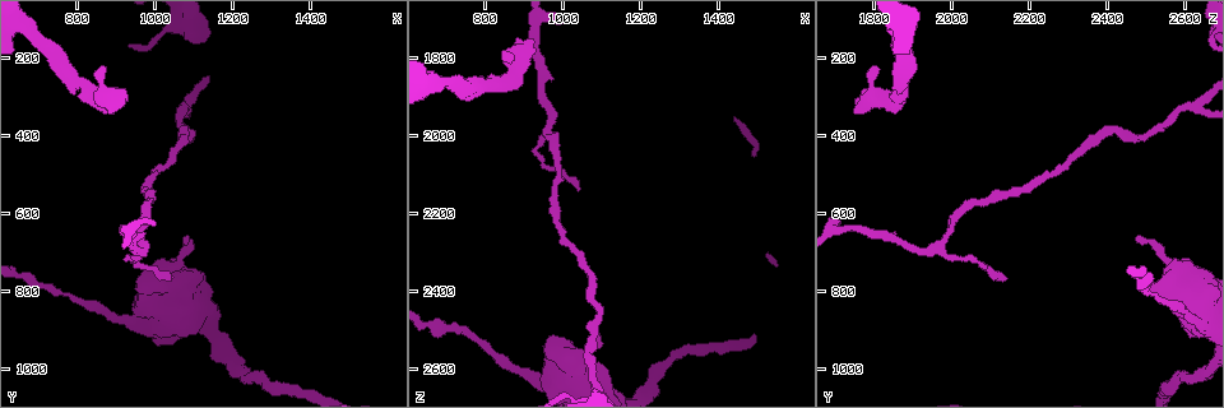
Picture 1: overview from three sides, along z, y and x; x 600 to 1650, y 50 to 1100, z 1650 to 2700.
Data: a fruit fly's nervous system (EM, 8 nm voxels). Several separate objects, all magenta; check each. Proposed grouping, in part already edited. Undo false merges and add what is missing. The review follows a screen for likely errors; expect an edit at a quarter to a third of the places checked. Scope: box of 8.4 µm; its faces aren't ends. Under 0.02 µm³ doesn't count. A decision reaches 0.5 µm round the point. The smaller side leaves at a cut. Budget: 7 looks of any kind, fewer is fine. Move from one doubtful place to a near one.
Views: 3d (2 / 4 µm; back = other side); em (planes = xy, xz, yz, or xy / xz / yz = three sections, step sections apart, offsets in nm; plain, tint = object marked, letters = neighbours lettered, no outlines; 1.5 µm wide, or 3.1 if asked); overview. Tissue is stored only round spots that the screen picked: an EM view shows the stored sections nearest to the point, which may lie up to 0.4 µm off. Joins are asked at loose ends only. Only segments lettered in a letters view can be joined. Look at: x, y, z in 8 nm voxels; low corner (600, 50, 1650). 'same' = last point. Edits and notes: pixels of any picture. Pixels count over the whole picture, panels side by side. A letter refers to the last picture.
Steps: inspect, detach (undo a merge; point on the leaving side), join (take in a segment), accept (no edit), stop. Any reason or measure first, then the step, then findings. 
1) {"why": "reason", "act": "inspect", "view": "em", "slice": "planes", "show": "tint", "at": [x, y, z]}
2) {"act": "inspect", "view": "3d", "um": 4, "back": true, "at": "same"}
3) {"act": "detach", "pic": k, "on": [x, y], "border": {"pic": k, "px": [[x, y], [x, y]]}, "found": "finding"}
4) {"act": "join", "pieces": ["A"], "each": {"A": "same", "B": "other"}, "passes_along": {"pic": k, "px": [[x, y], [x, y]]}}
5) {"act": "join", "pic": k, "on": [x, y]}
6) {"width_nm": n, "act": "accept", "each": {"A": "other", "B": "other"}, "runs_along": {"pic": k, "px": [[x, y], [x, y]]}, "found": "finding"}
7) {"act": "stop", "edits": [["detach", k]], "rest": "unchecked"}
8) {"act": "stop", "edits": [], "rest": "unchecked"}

{"act": "inspect", "view": "em", "slice": "planes", "show": "tint", "at": [1040, 765, 2140]}

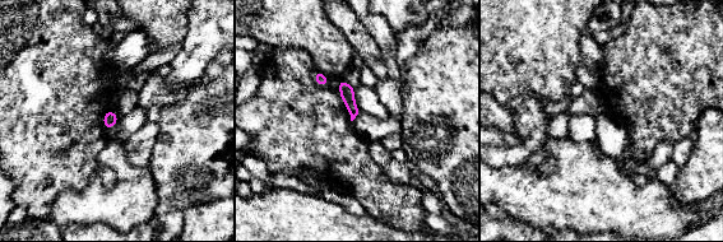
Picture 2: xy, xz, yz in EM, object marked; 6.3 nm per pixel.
{"act": "inspect", "view": "em", "slice": "planes", "show": "letters", "at": "same"}

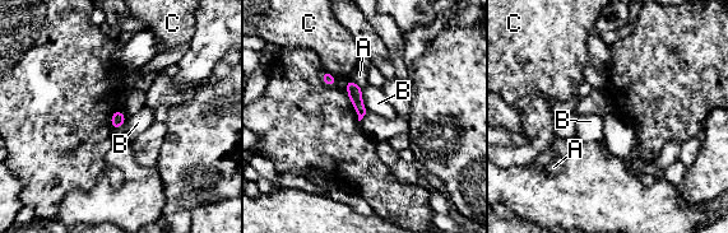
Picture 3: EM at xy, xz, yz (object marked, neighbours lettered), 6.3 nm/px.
{"act": "accept", "each": {"A": "other", "B": "other", "C": "other"}, "border": {"pic": 3, "px": [[361, 87], [361, 98], [366, 110]]}, "found": "none of them fits"}

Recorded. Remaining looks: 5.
{"why": "sudden change in width", "act": "inspect", "view": "em", "slice": "planes", "show": "letters", "at": [925, 875, 2630]}

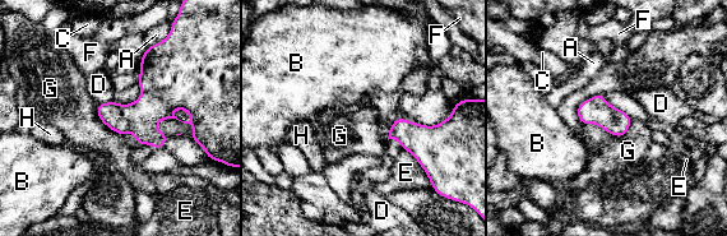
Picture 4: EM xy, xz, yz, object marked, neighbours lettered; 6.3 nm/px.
{"act": "accept", "each": {"A": "other", "B": "other", "C": "other", "D": "other", "E": "other", "F": "other", "G": "other", "H": "other"}, "border": {"pic": 4, "px": [[96, 103], [98, 118], [120, 135]]}, "found": "continuous, no second neuron"}

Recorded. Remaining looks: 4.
{"why": "an open end", "act": "inspect", "view": "em", "slice": "xz", "step": 4, "show": "letters", "at": [1080, 660, 2470]}

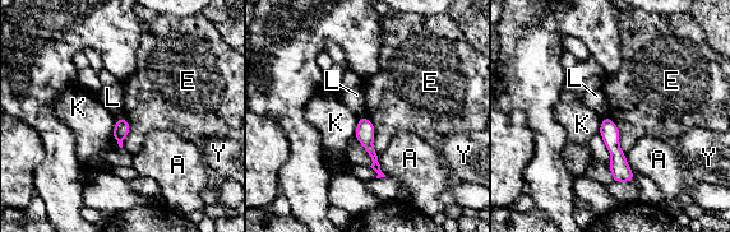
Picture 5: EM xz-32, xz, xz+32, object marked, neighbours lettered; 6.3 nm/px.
{"act": "accept", "each": {"A": "other", "E": "other", "K": "other", "L": "other", "Y": "other"}, "border": {"pic": 5, "px": [[359, 116], [365, 117]]}, "found": "no lettered segment goes on from it"}

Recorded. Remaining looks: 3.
{"act": "stop", "edits": [], "rest": "unchecked"}

